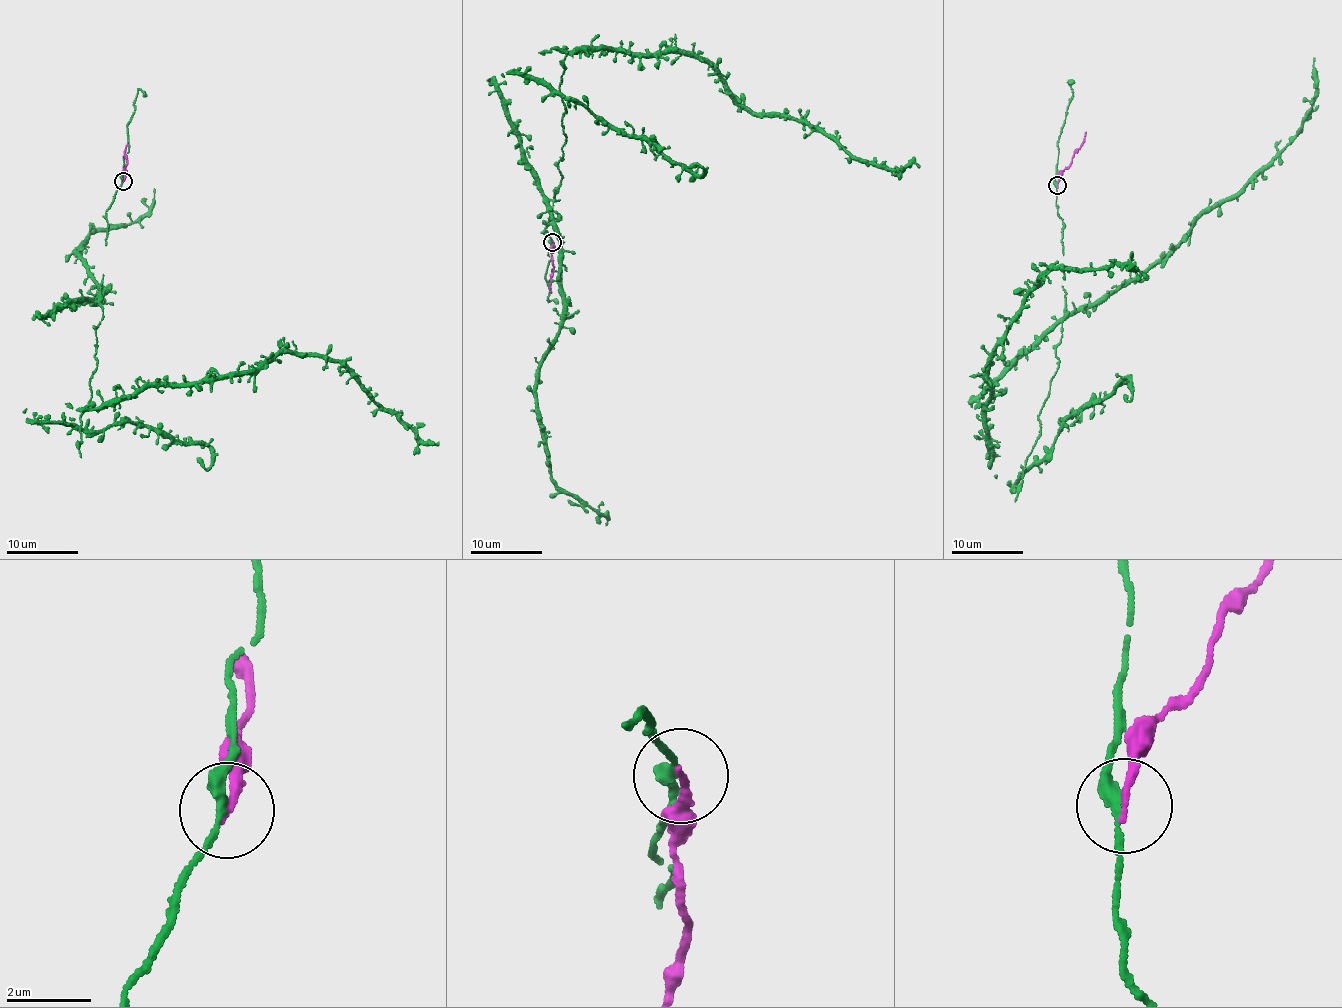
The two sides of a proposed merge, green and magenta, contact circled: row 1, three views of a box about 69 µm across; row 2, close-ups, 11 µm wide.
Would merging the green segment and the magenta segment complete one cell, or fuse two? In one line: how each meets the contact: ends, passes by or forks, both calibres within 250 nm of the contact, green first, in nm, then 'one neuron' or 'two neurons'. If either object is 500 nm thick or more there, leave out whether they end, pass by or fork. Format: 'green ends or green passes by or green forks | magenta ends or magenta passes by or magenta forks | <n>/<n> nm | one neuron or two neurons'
green passes by | magenta ends | 240/180 nm | two neurons

